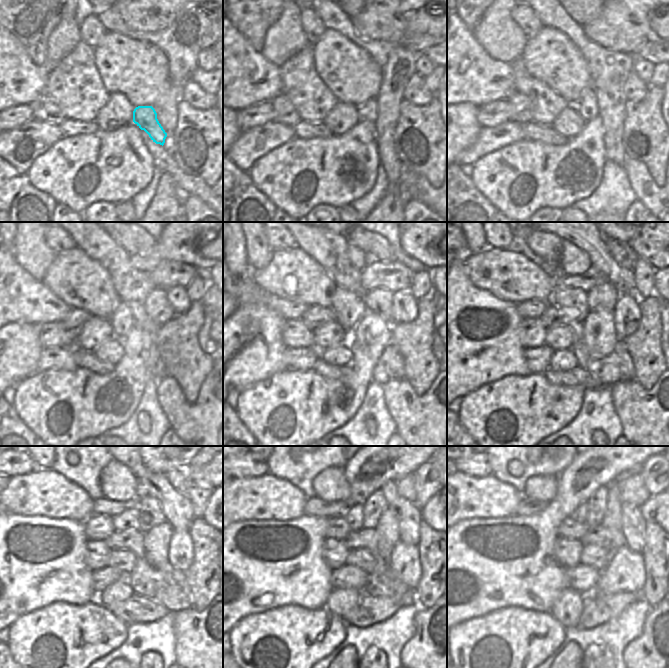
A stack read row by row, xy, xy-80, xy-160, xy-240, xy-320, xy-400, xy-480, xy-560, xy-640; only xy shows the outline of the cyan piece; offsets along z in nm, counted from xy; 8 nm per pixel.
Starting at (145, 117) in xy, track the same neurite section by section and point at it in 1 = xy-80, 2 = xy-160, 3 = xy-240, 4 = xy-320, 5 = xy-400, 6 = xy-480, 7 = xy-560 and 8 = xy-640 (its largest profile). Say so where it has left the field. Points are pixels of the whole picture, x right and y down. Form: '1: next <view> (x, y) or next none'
1: next xy-80 (367, 112)
2: next xy-160 (587, 107)
3: next xy-240 (122, 320)
4: next xy-320 (349, 307)
5: next xy-400 (562, 297)
6: next xy-480 (129, 519)
7: next xy-560 (353, 515)
8: next xy-640 (580, 515)

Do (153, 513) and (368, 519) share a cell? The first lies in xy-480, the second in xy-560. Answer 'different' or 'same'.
same

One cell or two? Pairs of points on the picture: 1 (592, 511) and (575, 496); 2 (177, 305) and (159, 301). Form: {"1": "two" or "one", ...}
{"1": "two", "2": "two"}

